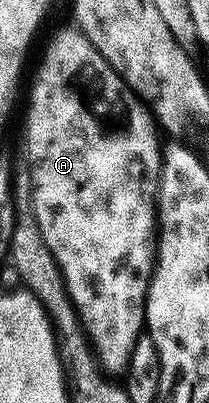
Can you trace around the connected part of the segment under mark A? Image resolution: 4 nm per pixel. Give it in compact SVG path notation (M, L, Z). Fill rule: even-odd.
M71 28L72 30L60 30L52 39L48 42L48 47L44 50L44 55L40 58L40 67L36 70L36 79L32 82L32 91L28 94L28 119L24 122L24 138L28 141L28 158L30 163L30 169L32 172L32 211L34 216L38 220L38 228L42 232L42 240L46 240L46 248L50 248L50 252L54 256L54 260L60 265L60 271L64 273L64 283L68 289L68 294L72 298L72 304L76 307L76 313L80 315L80 325L84 328L84 333L88 335L92 348L95 350L98 361L105 371L113 372L112 370L120 370L119 372L127 371L128 361L132 355L132 348L136 343L137 338L140 337L142 331L145 329L146 323L144 321L144 302L148 299L148 279L152 276L152 267L154 265L154 227L158 222L158 212L153 206L153 202L158 189L158 183L160 180L160 167L162 165L162 149L160 150L160 142L156 139L155 125L152 126L112 126L112 122L120 122L124 118L124 110L120 107L120 86L122 90L122 78L121 75L117 74L115 67L96 49L93 42L84 35L83 30L79 28Z

